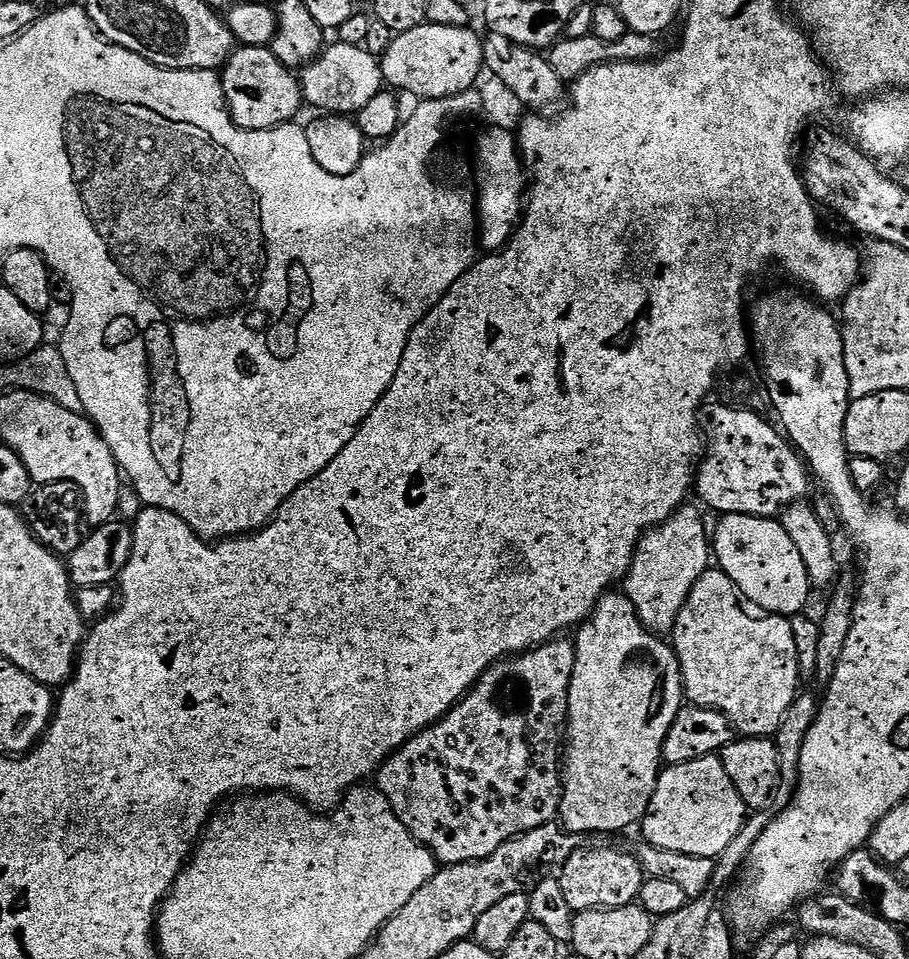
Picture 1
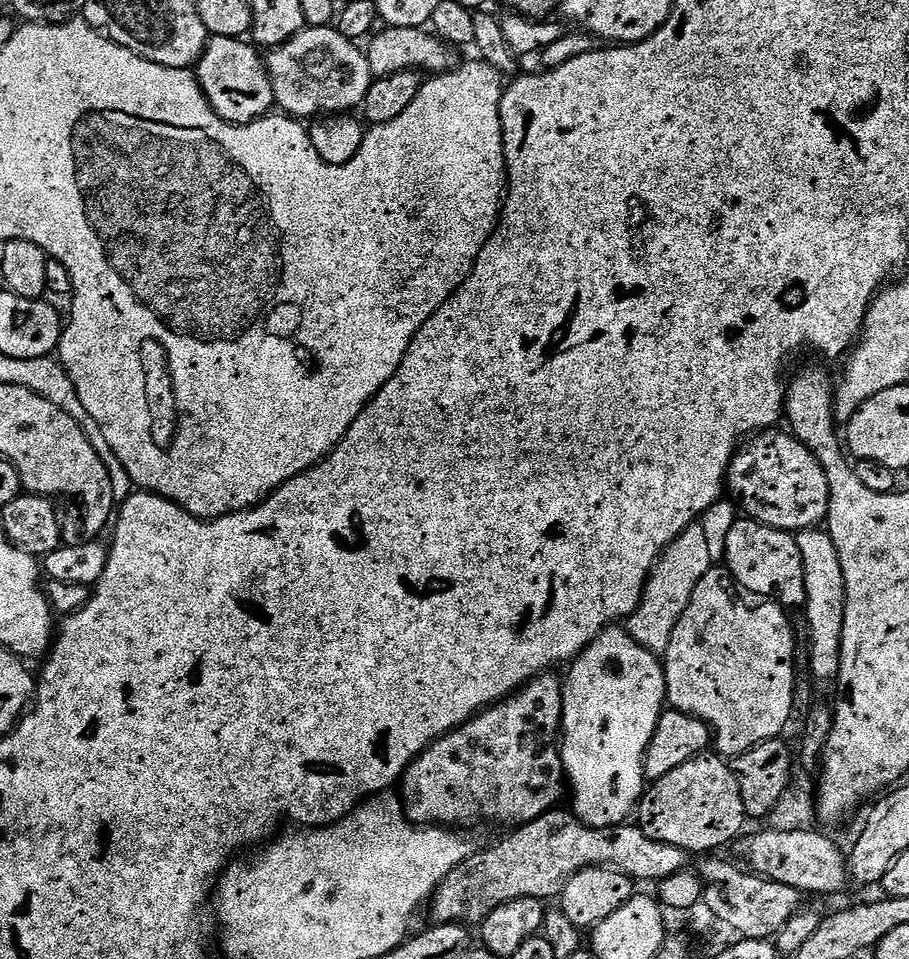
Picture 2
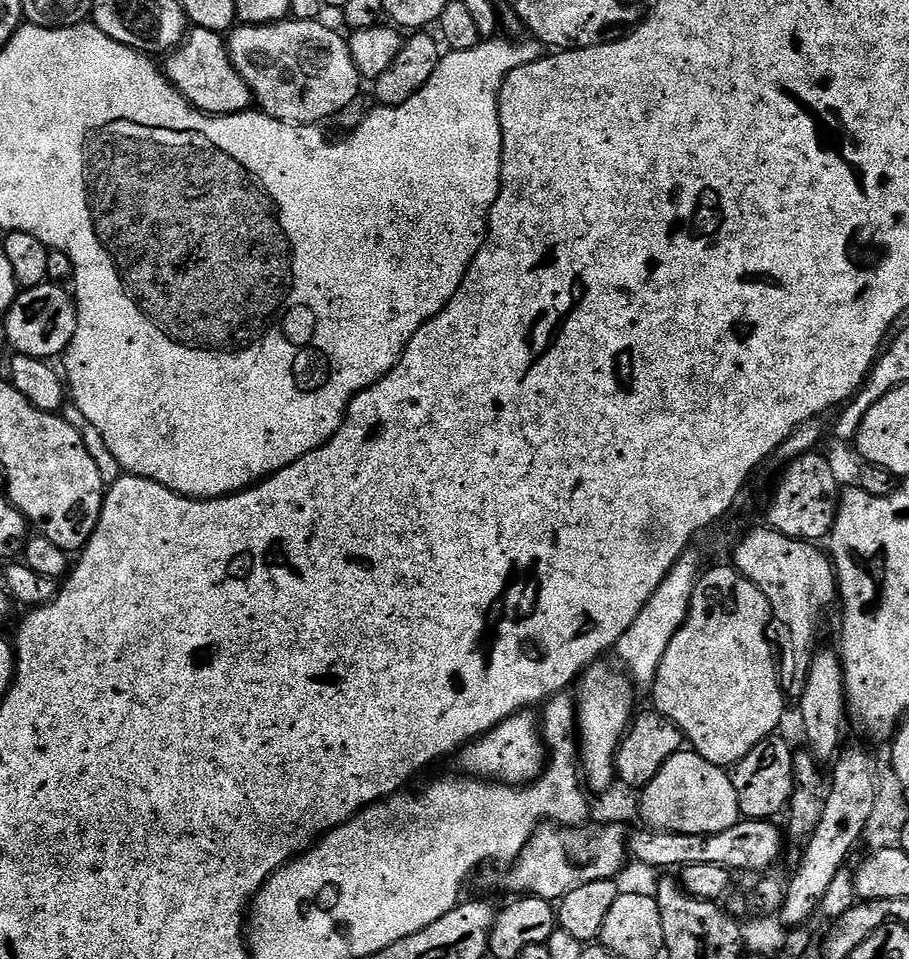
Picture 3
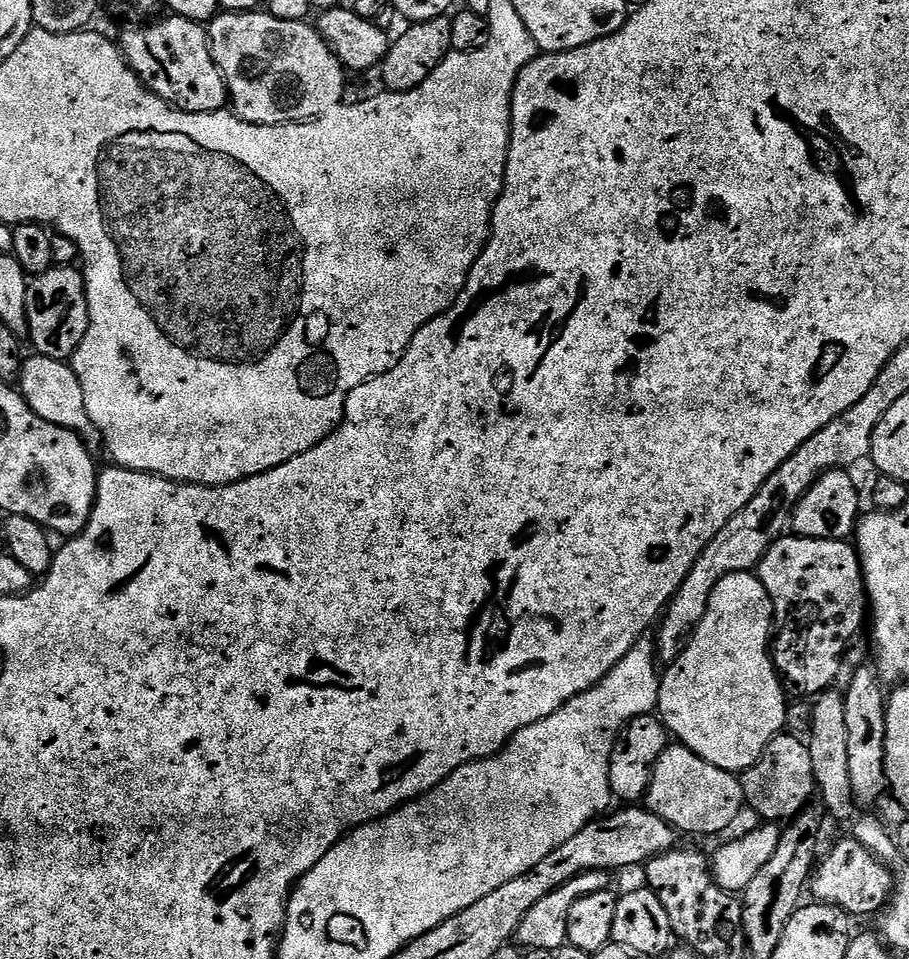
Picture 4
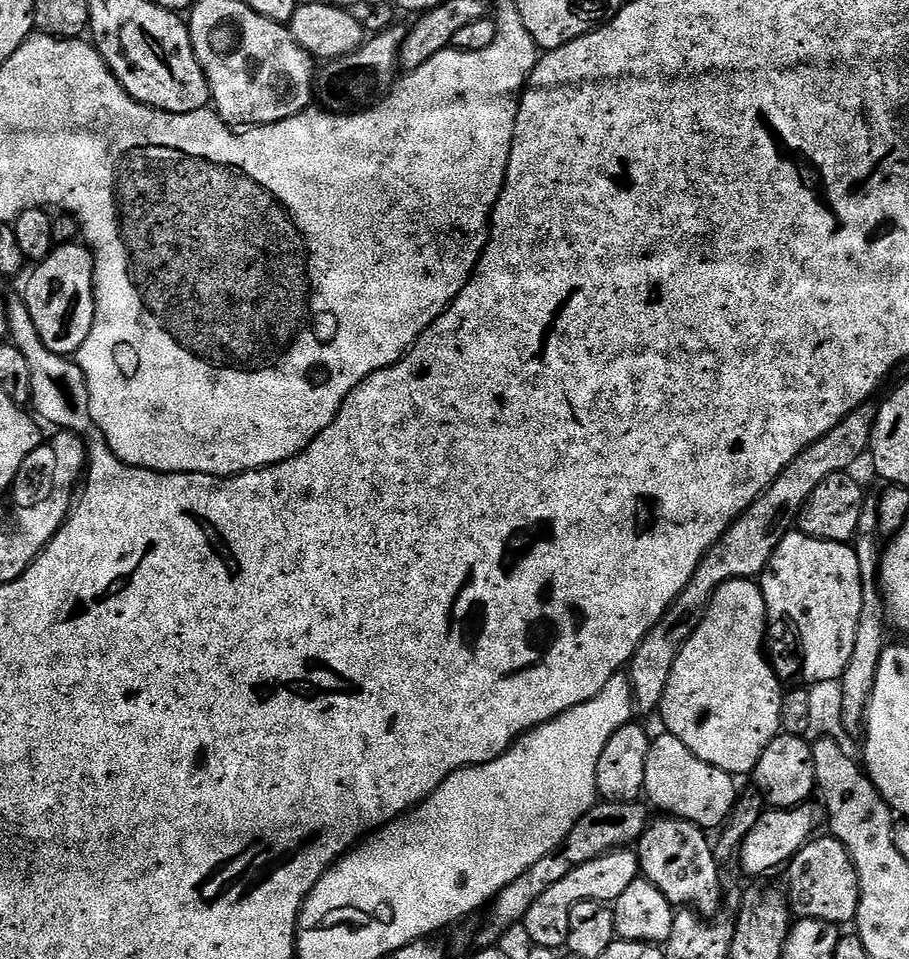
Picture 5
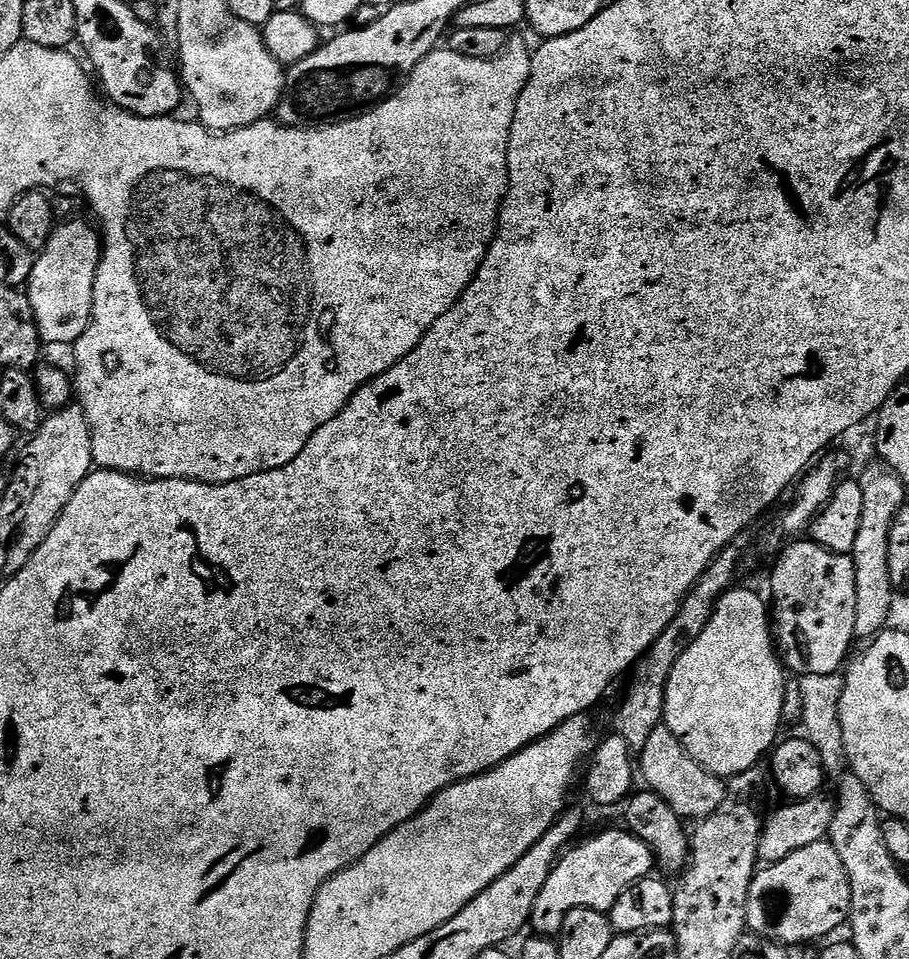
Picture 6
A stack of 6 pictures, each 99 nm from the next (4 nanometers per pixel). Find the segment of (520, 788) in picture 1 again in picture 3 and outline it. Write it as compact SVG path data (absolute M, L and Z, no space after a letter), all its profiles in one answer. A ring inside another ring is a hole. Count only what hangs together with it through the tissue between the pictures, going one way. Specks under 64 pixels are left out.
M532 710L516 712L510 718L503 720L498 726L491 728L480 739L473 740L471 744L465 744L458 753L458 759L460 759L459 771L465 776L487 778L498 784L523 786L535 782L540 777L546 756L545 753L544 756L540 753L540 748L542 749L542 720L537 713L536 716L534 713L535 711Z

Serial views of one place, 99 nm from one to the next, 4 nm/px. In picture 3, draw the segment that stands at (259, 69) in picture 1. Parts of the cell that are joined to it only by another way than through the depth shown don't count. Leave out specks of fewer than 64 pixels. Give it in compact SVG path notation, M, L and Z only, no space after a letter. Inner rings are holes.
M193 27L185 35L183 44L167 60L168 80L201 112L214 116L232 116L235 112L247 112L253 107L252 92L232 65L232 59L228 56L228 45L221 33Z

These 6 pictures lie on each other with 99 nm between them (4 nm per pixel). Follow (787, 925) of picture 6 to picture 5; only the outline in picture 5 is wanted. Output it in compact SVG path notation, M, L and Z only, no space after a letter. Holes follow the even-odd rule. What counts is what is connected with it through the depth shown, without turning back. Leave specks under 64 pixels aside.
M824 834L821 840L809 840L808 845L792 857L787 865L787 872L786 895L793 917L801 920L824 920L837 926L851 925L855 921L860 901L858 874L848 848L842 846L842 842L838 842L835 836Z

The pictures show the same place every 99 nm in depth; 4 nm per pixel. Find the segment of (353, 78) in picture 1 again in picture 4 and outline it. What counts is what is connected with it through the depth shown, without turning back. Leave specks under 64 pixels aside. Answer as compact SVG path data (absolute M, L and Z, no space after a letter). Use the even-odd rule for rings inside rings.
M267 10L221 11L206 28L206 47L228 86L231 111L251 124L299 124L324 116L344 96L346 69L315 27L304 20L283 20Z

